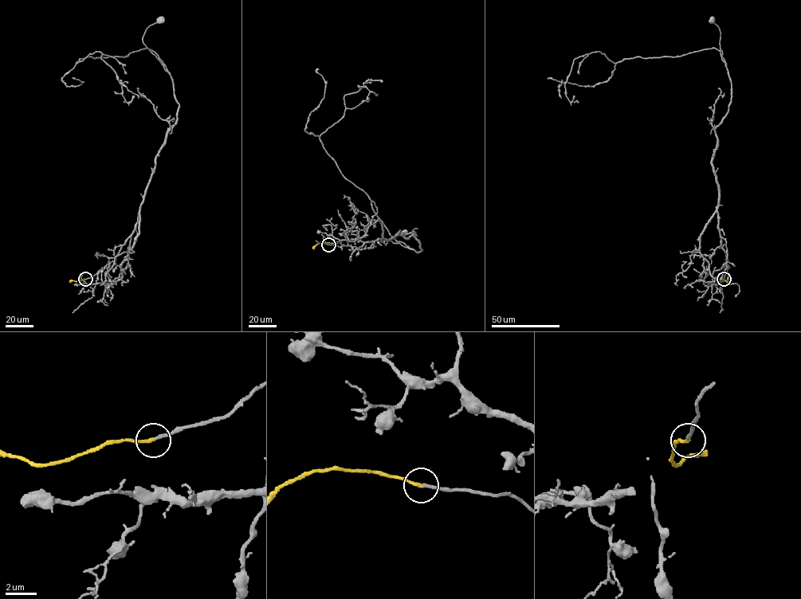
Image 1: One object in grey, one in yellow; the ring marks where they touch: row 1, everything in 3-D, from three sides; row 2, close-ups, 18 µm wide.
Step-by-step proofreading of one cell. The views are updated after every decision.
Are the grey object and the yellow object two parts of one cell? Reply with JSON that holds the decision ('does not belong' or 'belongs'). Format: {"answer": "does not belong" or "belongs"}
{"answer": "belongs"}

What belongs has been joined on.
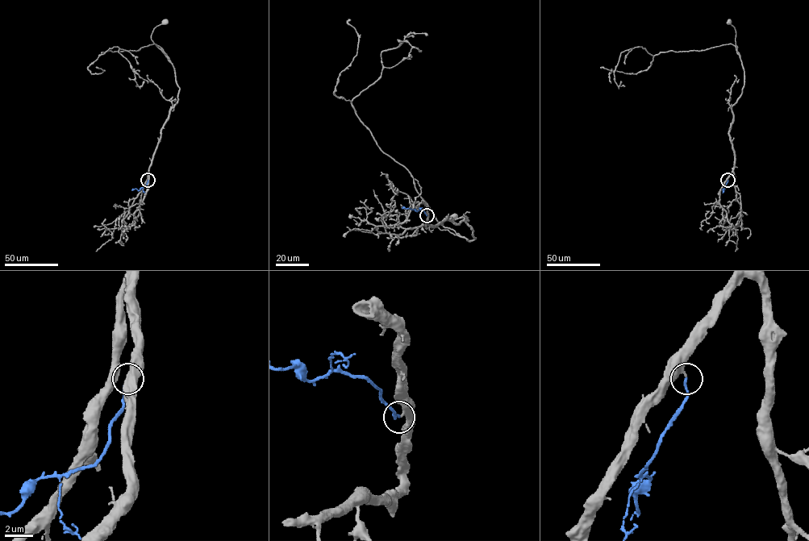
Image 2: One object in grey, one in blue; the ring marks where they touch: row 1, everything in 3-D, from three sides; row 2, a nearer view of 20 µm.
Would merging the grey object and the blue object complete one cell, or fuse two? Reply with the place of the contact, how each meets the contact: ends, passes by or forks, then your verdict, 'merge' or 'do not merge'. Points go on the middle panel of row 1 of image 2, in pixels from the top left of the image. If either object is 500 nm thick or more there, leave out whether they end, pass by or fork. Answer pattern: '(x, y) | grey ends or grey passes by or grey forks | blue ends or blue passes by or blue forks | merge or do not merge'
(427, 215) | grey ends | blue ends | merge

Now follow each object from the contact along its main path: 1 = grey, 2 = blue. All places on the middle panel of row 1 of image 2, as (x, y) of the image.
1: (427, 215), (431, 225), (446, 217), (457, 223), (464, 221), (475, 238), (469, 240), (431, 227), (452, 218)
2: (427, 215), (423, 210), (402, 208)

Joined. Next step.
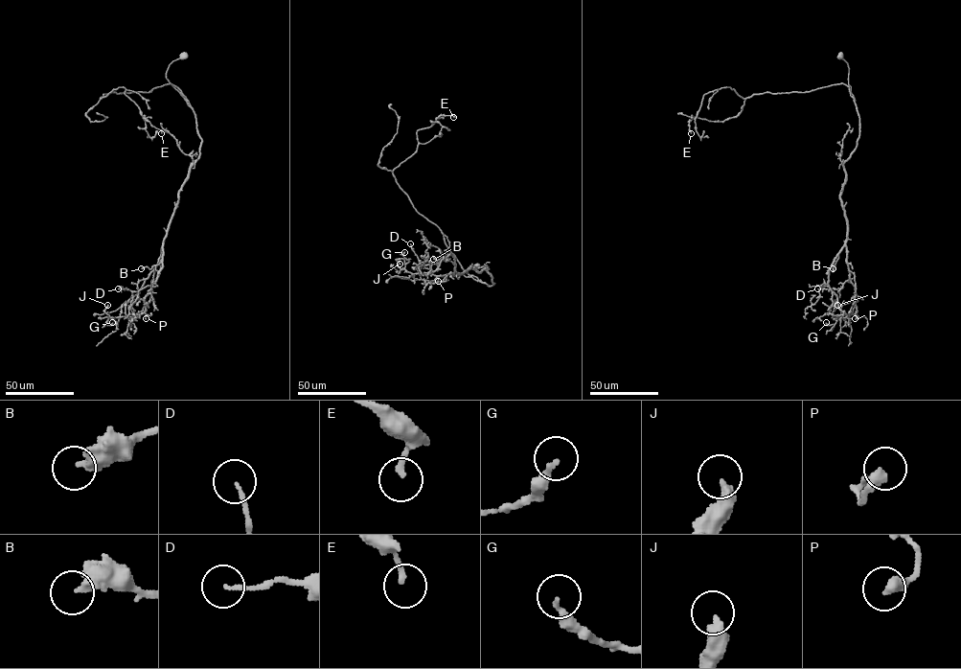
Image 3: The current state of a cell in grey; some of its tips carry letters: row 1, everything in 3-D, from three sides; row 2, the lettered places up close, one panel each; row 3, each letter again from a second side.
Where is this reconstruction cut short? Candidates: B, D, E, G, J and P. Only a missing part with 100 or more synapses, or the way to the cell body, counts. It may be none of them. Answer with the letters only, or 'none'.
none

